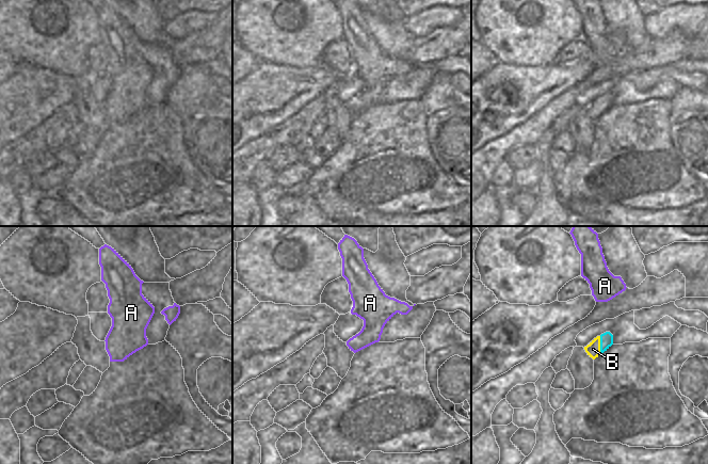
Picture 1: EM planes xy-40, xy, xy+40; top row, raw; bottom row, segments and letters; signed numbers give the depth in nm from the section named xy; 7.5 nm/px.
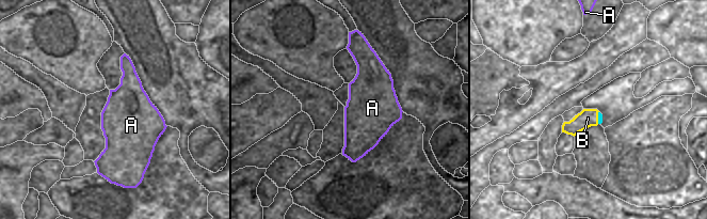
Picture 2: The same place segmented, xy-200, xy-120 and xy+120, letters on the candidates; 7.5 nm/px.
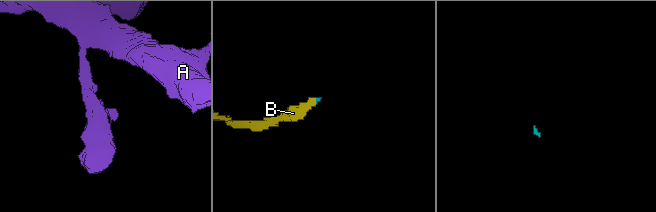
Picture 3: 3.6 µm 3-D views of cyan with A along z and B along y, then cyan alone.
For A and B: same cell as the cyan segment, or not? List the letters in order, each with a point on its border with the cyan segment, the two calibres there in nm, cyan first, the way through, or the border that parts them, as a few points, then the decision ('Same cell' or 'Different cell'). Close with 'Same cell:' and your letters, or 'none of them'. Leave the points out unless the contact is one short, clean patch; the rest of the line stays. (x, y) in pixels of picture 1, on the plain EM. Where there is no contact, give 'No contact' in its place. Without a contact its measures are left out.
A: No contact. Different cell
B: Touches cyan at xy+40 (600, 106). Thickness 100 nm (cyan) against 100 nm. Different cell
Same cell: none of them

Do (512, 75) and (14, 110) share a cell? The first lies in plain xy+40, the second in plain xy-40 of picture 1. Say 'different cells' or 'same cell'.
same cell

